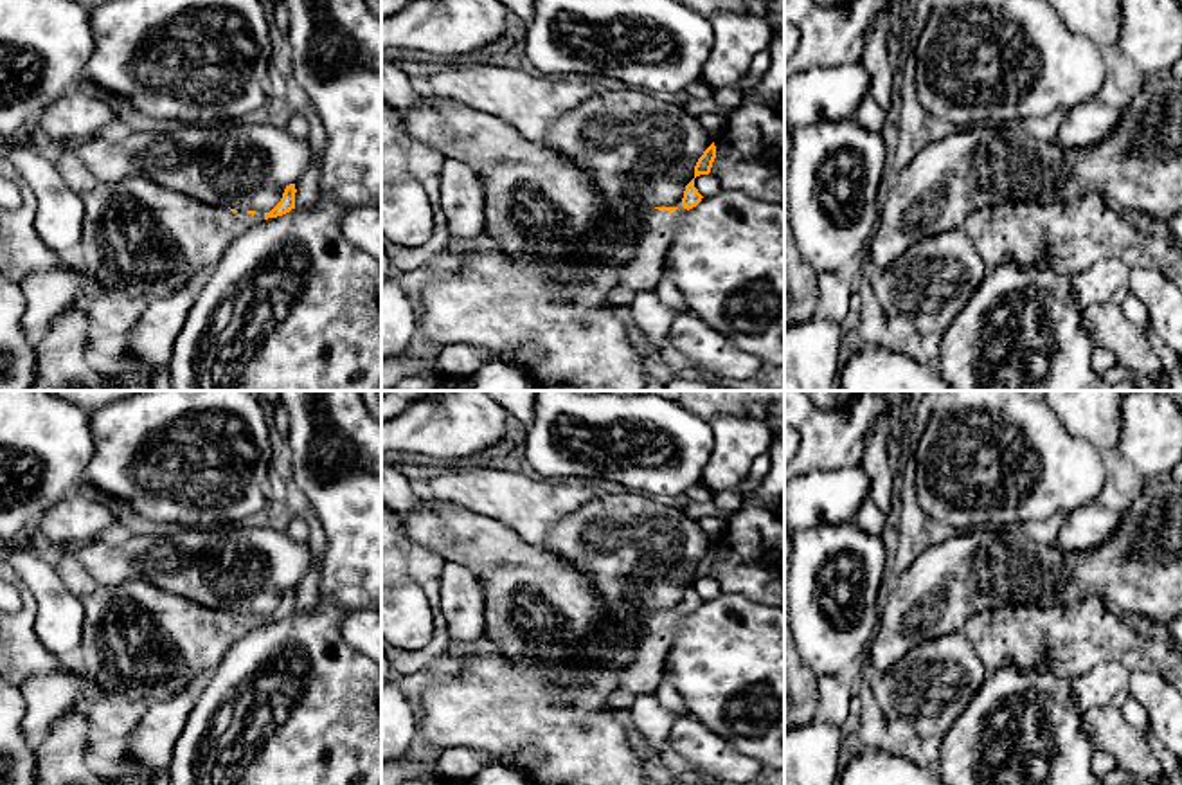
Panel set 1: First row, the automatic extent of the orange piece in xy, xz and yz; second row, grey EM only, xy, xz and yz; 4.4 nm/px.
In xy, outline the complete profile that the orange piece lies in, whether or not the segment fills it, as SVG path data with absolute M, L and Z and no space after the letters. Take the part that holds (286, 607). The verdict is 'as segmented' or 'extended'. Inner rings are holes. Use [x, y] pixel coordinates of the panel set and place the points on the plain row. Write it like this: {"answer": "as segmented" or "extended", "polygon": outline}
{"answer": "extended", "polygon": "M70 551L56 555L54 562L63 583L85 609L76 661L101 688L97 700L137 700L144 706L166 702L187 691L196 679L210 677L239 637L295 612L295 587L286 589L281 605L263 618L201 607L144 580L99 583Z"}

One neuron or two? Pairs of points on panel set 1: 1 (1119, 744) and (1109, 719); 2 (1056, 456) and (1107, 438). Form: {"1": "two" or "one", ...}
{"1": "one", "2": "two"}

